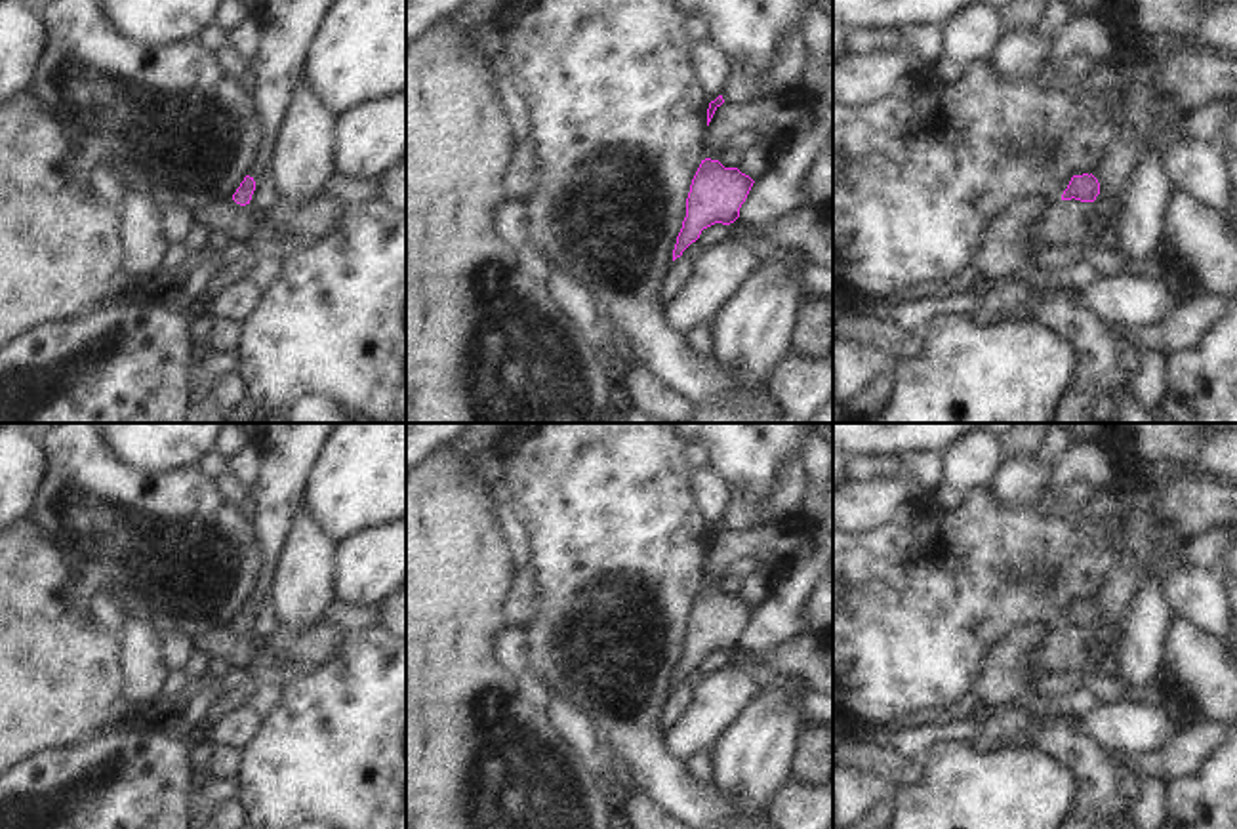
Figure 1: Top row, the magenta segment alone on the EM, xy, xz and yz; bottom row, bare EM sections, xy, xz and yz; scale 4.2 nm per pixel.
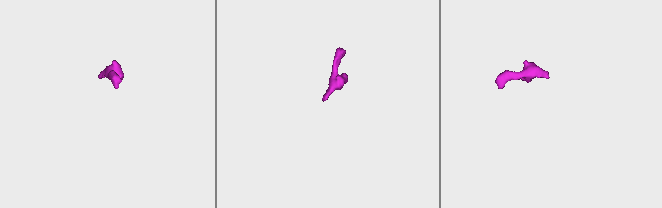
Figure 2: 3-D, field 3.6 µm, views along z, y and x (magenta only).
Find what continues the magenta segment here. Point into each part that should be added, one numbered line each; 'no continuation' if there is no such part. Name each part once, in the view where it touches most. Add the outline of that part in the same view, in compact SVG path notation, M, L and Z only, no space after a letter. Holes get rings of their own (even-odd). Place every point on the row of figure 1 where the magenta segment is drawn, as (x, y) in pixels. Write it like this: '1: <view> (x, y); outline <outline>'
no continuation

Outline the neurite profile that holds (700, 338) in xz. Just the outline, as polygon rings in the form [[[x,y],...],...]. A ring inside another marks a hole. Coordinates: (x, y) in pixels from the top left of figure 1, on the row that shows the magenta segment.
[[[713,318],[686,332],[686,341],[692,351],[707,358],[713,353]]]

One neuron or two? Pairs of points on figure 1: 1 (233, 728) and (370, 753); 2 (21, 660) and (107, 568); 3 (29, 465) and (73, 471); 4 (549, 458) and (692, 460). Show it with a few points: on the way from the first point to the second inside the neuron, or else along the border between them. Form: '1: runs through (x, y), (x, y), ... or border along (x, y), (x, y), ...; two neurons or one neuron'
1: border along (262, 719), (262, 727), (239, 749); two neurons
2: border along (63, 553), (75, 572), (77, 587), (84, 595); two neurons
3: border along (40, 444), (46, 456), (46, 473), (31, 509); two neurons
4: border along (685, 444), (683, 458), (692, 471); two neurons

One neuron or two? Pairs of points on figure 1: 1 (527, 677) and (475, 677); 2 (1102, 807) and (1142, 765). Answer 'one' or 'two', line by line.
1: two
2: two

